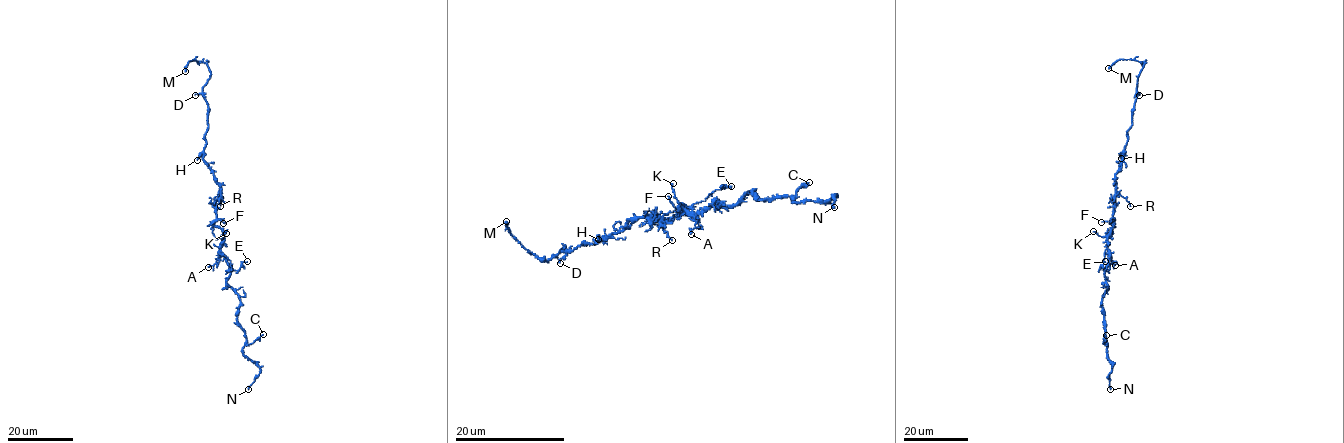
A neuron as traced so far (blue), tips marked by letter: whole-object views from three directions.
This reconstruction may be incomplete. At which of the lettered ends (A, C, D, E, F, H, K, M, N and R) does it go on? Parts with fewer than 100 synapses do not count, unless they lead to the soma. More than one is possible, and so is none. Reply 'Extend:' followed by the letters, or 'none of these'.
Extend: M

